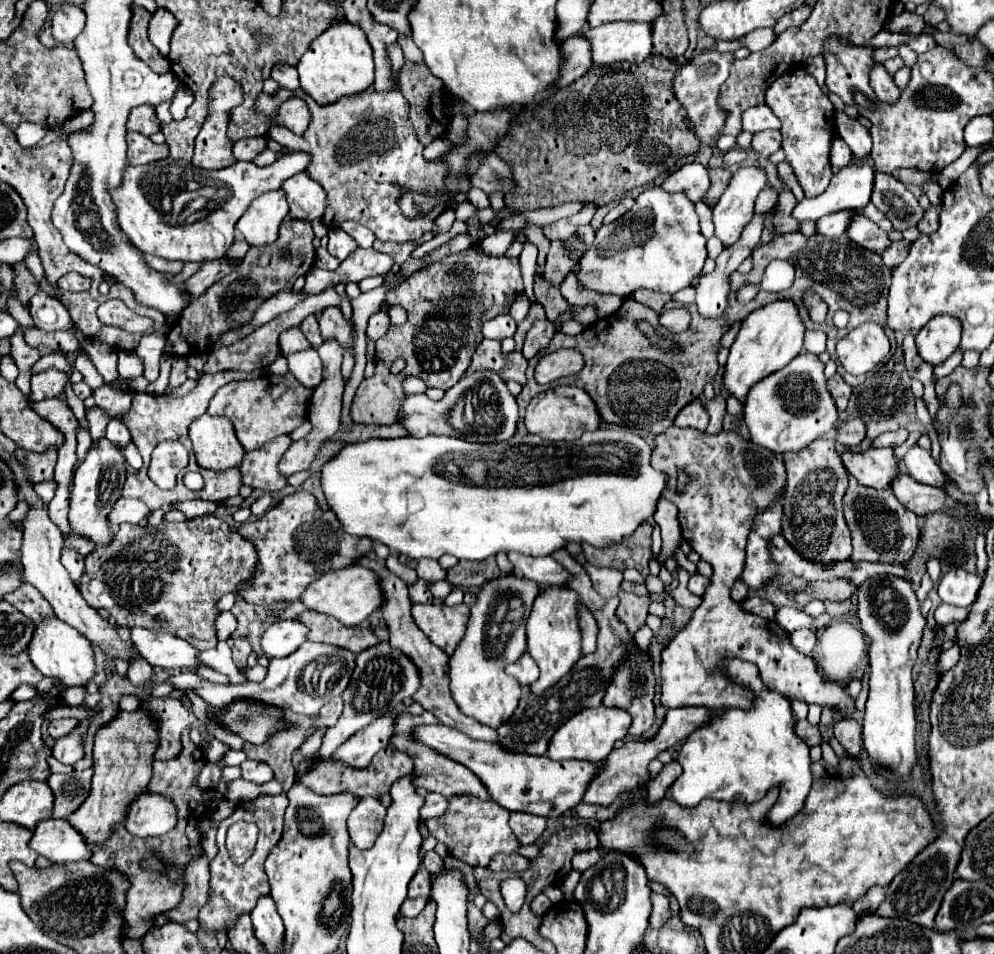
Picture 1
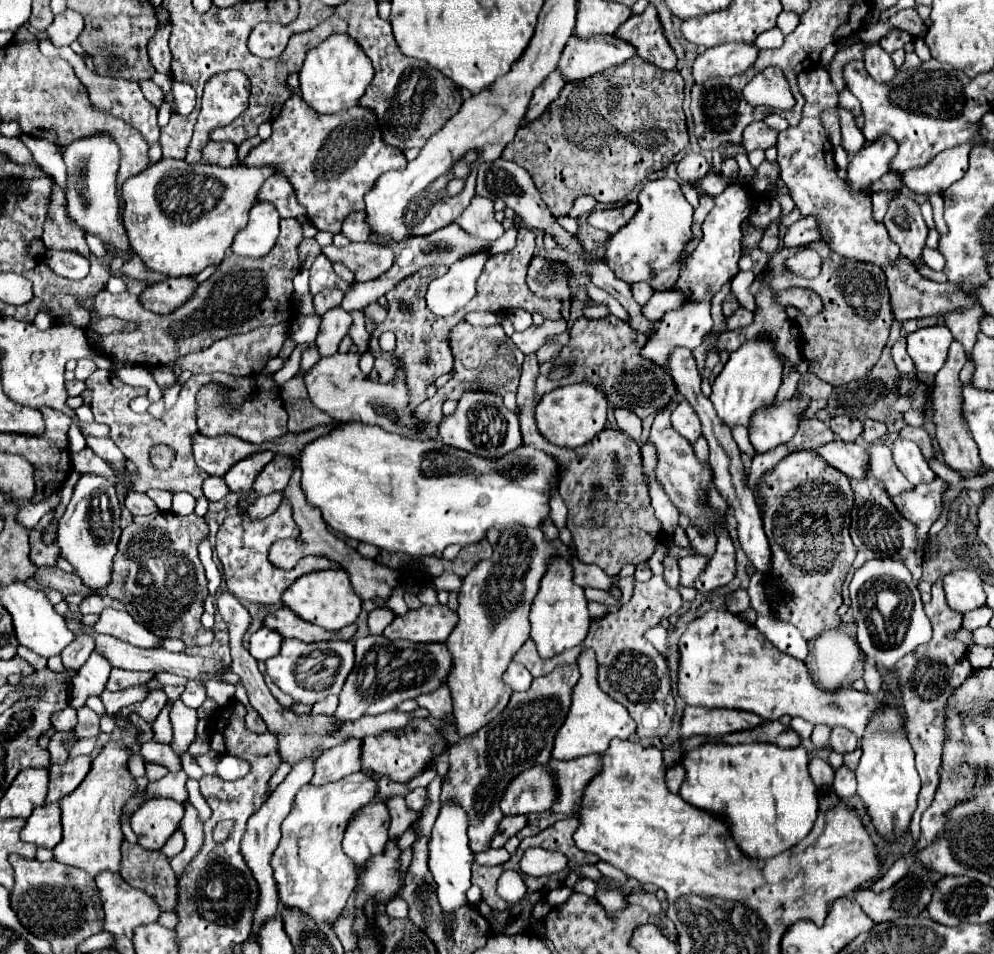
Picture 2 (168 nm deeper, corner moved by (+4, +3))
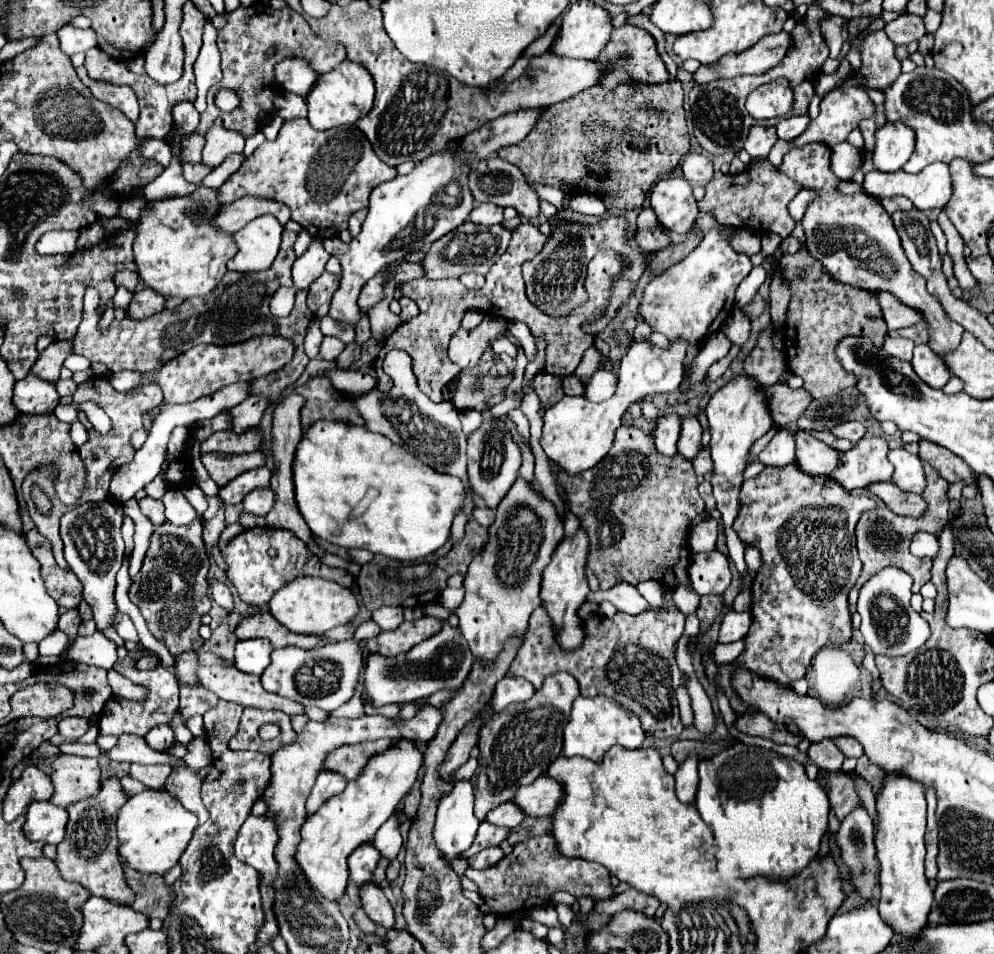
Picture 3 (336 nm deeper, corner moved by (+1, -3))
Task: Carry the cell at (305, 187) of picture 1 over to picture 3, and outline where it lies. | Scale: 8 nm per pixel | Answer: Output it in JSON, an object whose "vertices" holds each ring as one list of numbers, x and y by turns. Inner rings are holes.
{"vertices":[[241,198,229,206,221,206,217,214,213,216,213,226,221,232,235,234,245,224,255,220,257,216,273,214,281,224,289,222,289,210,275,200,263,200,263,198]]}

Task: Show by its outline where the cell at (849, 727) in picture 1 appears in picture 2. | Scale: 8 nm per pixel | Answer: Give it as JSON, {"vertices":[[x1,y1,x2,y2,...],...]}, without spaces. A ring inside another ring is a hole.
{"vertices":[[838,726,838,728,832,728,830,746,832,746,832,750,834,750,834,752,848,754,848,752,854,752,854,750,858,748,858,738,856,738,850,730,846,730,846,728]]}

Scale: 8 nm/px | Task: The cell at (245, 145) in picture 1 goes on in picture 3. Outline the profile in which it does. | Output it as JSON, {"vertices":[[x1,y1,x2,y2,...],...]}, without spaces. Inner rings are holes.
{"vertices":[[183,162,183,178,185,178,187,182,199,182,199,180,203,180,209,172,211,172,211,168,207,168,207,166,203,166,203,164]]}

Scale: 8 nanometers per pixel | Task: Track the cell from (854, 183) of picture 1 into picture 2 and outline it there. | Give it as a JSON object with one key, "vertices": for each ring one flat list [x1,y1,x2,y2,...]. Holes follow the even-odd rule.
{"vertices":[[882,136,868,148,854,154,846,168,846,182,850,190,860,192,888,172,888,164,896,154,896,142,890,136]]}

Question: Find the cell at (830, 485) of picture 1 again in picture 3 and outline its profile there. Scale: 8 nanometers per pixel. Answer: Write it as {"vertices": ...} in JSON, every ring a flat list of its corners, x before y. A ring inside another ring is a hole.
{"vertices":[[797,464,785,468,765,468,757,478,745,480,741,488,743,508,733,524,735,532,745,546,755,546,761,550,761,566,751,584,751,616,753,624,745,636,745,650,731,664,719,668,715,682,729,698,735,714,755,714,755,708,741,702,739,694,731,688,731,676,735,670,745,668,759,678,773,680,781,686,791,686,795,680,803,678,811,658,827,644,843,644,851,640,851,612,847,594,855,586,861,574,861,560,855,546,855,524,861,512,875,506,869,496,853,496,843,486,839,486,829,476,809,476,797,470]]}

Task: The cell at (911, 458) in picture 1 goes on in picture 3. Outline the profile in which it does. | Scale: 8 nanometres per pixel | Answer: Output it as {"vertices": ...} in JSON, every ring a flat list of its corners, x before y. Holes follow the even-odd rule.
{"vertices":[[897,448,889,452,889,462,895,468,891,482,903,492,921,494,921,490,925,488,925,474,919,456,909,454,905,448]]}

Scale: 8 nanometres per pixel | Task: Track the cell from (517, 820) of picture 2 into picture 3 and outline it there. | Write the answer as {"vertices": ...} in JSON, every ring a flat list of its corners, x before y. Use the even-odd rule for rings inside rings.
{"vertices":[[481,822,479,830,477,830,477,836,473,840,473,846,465,852,465,858,489,848,489,846,499,846,501,840,507,838,507,828,501,828,501,826,493,826,493,824,487,824,487,822]]}

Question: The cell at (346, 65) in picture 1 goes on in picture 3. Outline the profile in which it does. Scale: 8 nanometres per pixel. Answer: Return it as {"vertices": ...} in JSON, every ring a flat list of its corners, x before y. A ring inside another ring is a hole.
{"vertices":[[343,60,335,70,321,74,311,92,307,94,307,108,309,108,309,124,315,130,329,130,339,126,353,126,359,118,369,114,373,108,375,98,375,86,373,78,367,74,367,70,361,64,353,64,349,60]]}

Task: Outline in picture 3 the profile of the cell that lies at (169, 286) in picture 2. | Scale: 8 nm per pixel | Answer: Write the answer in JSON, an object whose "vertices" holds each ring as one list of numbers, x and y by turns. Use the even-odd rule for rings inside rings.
{"vertices":[[145,288,145,290,133,294,133,298,131,298,125,314,131,320,145,320,145,318,161,312,163,306,165,306,165,302,167,302,167,298,163,298,161,294]]}

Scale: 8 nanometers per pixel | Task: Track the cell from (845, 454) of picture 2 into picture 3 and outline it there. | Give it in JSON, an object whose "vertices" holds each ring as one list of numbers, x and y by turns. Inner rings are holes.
{"vertices":[[795,432,795,444,797,444,797,456,795,462,799,470,813,476,829,476,837,464,839,464,839,452,829,448,823,442,817,442,809,432]]}

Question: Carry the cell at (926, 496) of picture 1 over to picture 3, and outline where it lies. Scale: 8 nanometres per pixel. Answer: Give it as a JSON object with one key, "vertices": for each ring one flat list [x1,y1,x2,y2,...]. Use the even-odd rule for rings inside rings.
{"vertices":[[865,436,839,458,839,466,837,470,833,470,831,478,839,482,847,492,865,488,871,482,889,482,893,466,889,466,887,452,889,448,885,438]]}

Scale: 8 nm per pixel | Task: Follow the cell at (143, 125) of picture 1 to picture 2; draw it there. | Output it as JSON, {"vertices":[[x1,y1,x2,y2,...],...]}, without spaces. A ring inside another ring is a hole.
{"vertices":[[40,40,40,52,48,58,64,58,66,62,72,64,72,68,76,70,78,78,84,82,84,86,88,88,88,94,90,94,90,104,94,110,102,110,102,112,108,112,108,114,114,114,118,118,122,118,126,124,134,126,136,130,142,132,142,136,148,140,148,144,154,144,160,136,160,130,158,130,158,122,156,122,156,108,144,98,140,86,136,82,130,82,130,80,124,80,124,78,108,78,108,76,100,76,92,70,88,70,84,66,84,62,80,60,80,56,76,56,70,46,64,46,64,48,58,48,58,46,52,46,50,40]]}

